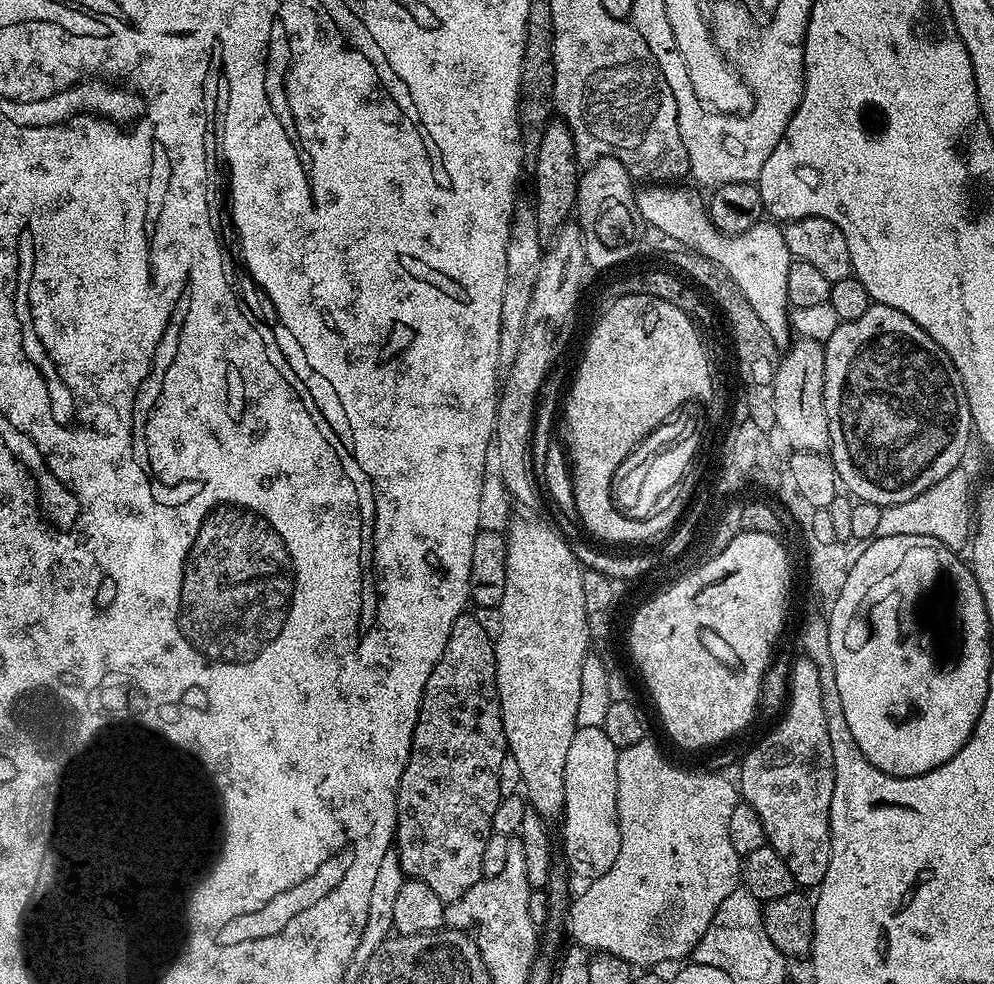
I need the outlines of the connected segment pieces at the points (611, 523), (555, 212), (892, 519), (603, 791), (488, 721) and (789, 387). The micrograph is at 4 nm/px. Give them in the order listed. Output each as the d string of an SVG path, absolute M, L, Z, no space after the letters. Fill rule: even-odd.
M646 294L617 296L611 302L613 304L593 326L592 333L588 336L588 345L584 348L584 357L580 360L580 369L577 372L575 370L571 377L570 387L562 404L562 444L571 467L579 523L584 523L600 540L628 544L631 540L643 541L648 527L636 520L624 520L624 512L614 506L618 487L615 481L622 462L632 457L632 447L641 444L656 427L670 419L676 407L682 406L683 400L698 398L700 392L708 392L708 384L704 380L706 376L700 376L698 372L696 362L700 362L700 352L696 350L696 344L684 342L684 312L678 310L678 306Z
M553 119L542 134L542 142L538 146L538 154L534 157L536 164L536 200L534 207L538 218L538 234L541 241L551 241L569 221L576 207L576 186L578 183L578 167L576 168L578 149L574 146L572 131L564 125L563 120Z
M961 466L950 470L942 482L934 482L930 490L922 490L918 498L910 498L910 502L898 502L882 507L877 536L893 536L894 534L922 534L928 538L938 538L947 548L960 554L969 547L970 537L974 531L974 488L968 477L967 467Z
M577 727L570 742L570 751L566 753L566 798L564 799L564 860L568 863L567 871L581 876L584 882L591 882L606 874L614 860L618 858L620 832L618 812L618 749L610 738L606 738L603 727Z
M465 614L456 619L450 630L450 638L446 642L446 650L442 650L442 658L434 666L430 678L426 682L424 697L420 703L418 722L414 726L414 738L410 758L406 762L406 770L402 770L402 778L396 795L396 835L394 837L394 850L400 859L400 865L405 877L421 880L446 902L462 898L470 886L474 886L484 876L482 870L482 853L486 850L486 842L492 837L492 823L494 810L498 810L501 802L500 787L498 786L498 770L502 770L502 758L509 755L508 743L504 737L504 727L500 717L500 695L496 685L496 646L493 640L482 630L478 618L474 614Z
M793 339L780 357L774 374L773 412L770 416L773 421L776 420L789 449L827 453L832 447L830 422L824 405L825 370L824 345L816 340Z

